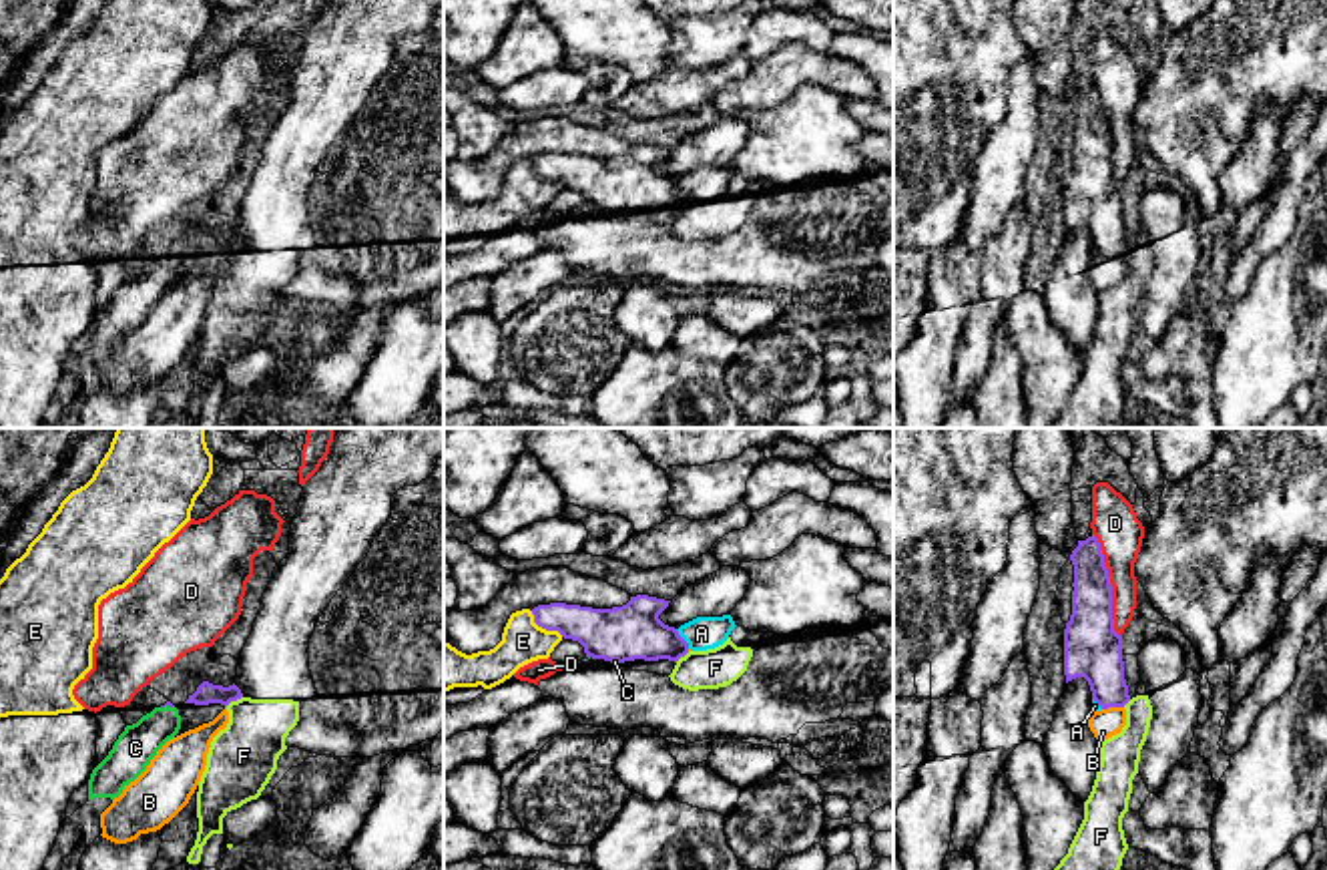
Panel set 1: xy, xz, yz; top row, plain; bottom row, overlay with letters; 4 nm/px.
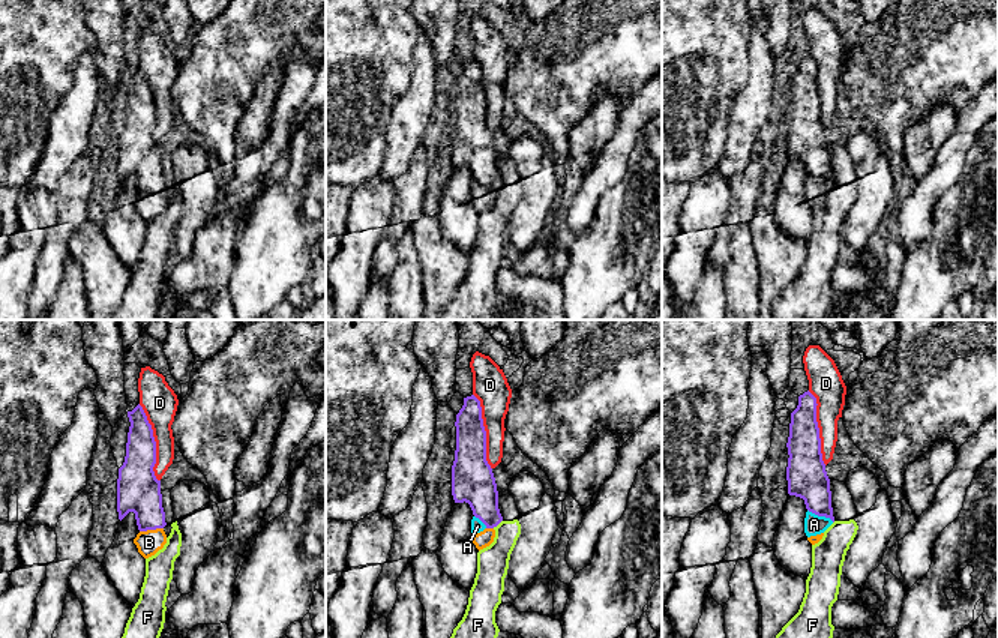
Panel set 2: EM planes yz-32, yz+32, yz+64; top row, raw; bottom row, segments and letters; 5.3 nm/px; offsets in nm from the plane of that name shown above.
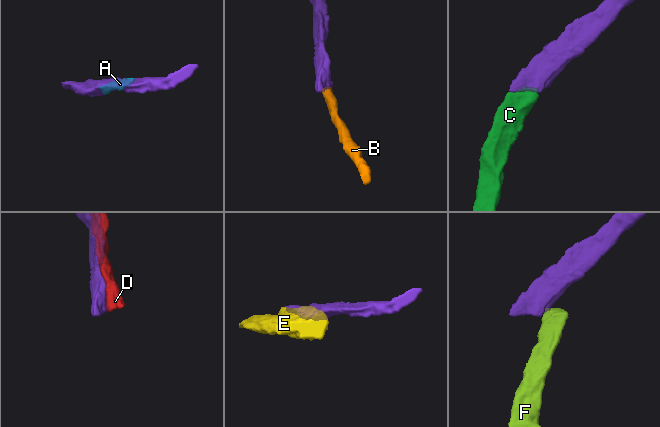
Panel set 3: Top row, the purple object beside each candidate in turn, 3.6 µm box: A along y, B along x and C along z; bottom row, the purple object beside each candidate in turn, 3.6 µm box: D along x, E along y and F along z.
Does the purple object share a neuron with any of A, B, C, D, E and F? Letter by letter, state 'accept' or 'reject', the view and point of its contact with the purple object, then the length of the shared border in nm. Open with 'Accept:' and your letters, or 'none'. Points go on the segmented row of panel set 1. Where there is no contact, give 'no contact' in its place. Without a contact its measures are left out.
Accept: C
A: reject; contact xz (683, 639); length 100 nm
B: reject; contact yz (1113, 706); length 90 nm
C: accept; contact xy (167, 704); length 60 nm
D: reject; contact yz (1111, 585); length 440 nm
E: reject; contact xz (545, 627); length 170 nm
F: reject; contact xy (233, 700); length 80 nm

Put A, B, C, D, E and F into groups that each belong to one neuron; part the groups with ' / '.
A B / C / D / E / F

